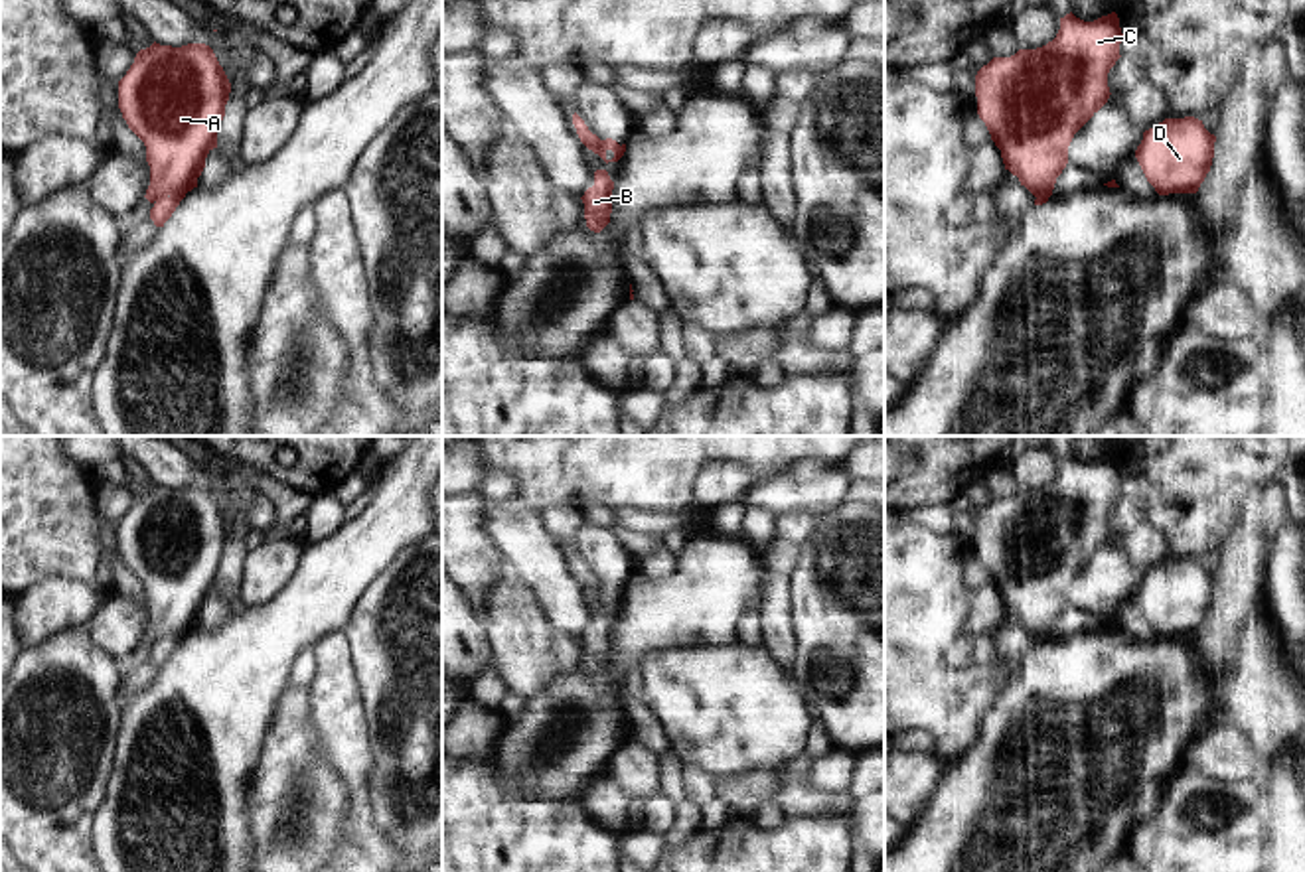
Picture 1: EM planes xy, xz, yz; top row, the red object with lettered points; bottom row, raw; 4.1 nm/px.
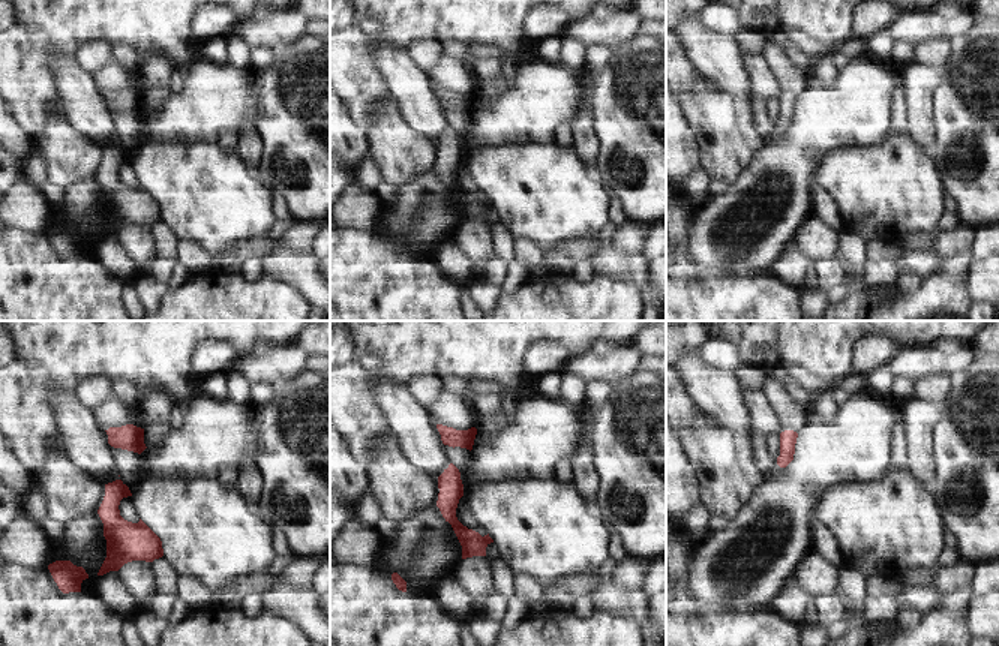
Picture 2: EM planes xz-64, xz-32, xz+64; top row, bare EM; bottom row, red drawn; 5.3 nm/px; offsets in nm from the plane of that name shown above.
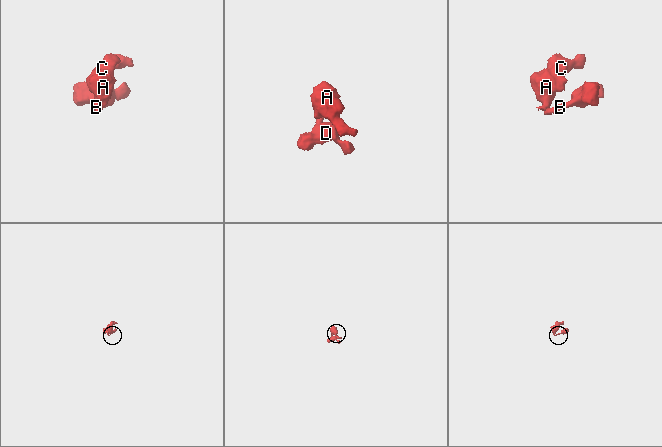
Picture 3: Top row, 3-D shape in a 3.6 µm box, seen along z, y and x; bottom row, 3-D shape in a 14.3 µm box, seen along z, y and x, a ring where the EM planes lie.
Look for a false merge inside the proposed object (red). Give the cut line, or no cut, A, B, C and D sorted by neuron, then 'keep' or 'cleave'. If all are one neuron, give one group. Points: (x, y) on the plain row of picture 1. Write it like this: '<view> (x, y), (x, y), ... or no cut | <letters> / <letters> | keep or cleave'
xz (605, 582), (601, 598) | A C / B D | cleave

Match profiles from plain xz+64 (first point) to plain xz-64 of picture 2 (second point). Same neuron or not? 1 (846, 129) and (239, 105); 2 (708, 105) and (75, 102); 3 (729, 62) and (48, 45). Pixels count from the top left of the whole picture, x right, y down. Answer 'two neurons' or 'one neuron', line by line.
1: one neuron
2: two neurons
3: two neurons

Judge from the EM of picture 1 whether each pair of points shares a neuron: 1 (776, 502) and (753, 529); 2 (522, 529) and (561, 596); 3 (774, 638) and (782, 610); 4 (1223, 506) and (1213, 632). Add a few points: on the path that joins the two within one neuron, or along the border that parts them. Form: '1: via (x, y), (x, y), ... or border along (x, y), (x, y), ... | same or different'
1: border along (747, 502), (774, 515) | different
2: via (526, 545), (555, 581) | same
3: via (778, 632), (778, 616) | same
4: border along (1240, 508), (1240, 519), (1219, 549) | different

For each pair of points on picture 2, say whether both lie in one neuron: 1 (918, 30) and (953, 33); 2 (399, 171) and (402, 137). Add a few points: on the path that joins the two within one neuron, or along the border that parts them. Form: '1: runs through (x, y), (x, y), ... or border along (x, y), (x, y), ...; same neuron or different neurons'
1: runs through (927, 30), (944, 30); same neuron
2: runs through (401, 162), (401, 146); same neuron

